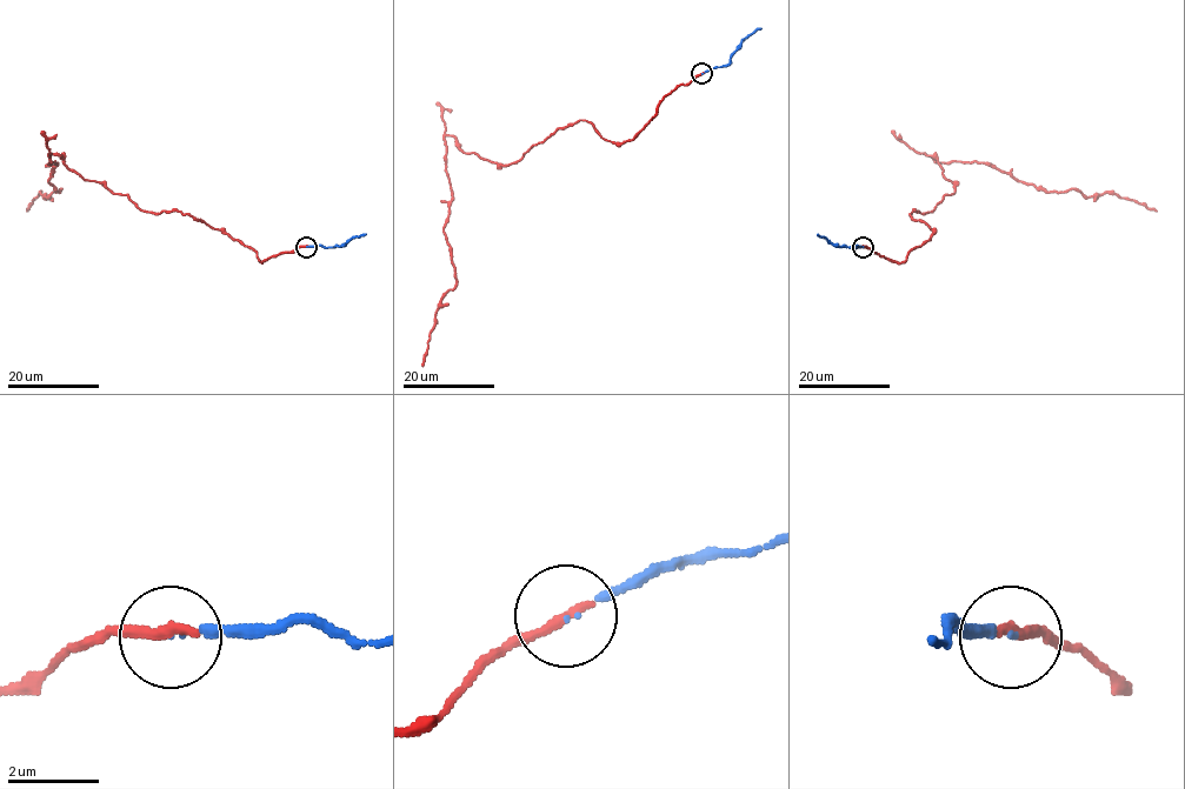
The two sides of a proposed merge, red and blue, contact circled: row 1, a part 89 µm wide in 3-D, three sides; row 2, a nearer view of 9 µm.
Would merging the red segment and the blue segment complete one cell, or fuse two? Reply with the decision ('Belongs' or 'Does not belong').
Belongs

